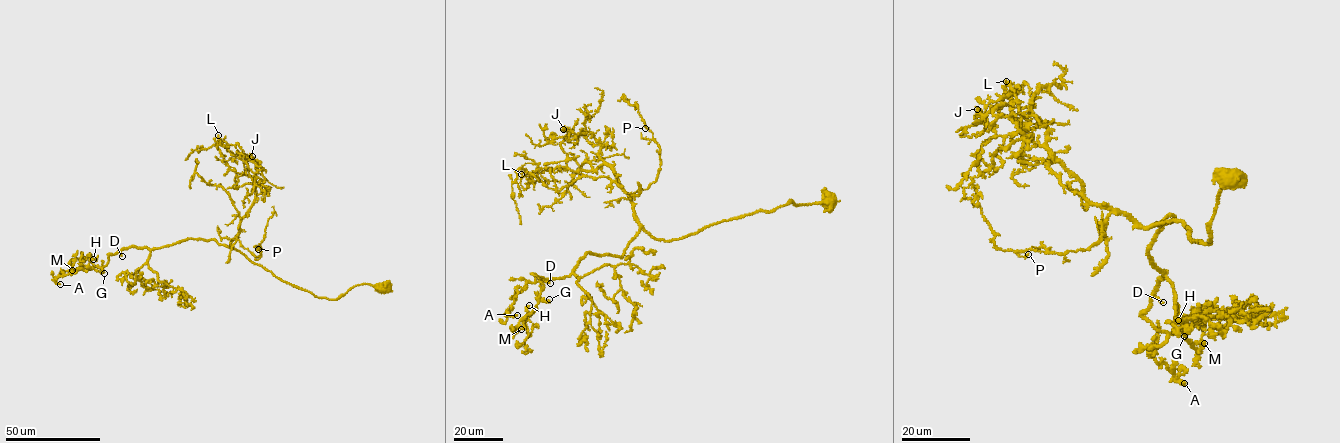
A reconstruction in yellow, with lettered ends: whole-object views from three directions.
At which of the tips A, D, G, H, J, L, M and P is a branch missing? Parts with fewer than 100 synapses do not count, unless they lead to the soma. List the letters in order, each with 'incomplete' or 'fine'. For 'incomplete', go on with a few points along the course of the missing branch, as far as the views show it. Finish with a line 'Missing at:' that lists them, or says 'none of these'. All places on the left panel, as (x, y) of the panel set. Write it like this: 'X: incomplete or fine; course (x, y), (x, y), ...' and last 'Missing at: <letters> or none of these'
A: fine
D: incomplete; course (122, 256), (125, 264), (111, 268), (107, 262), (100, 261), (86, 250)
G: fine
H: fine
J: fine
L: fine
M: fine
P: fine
Missing at: D

